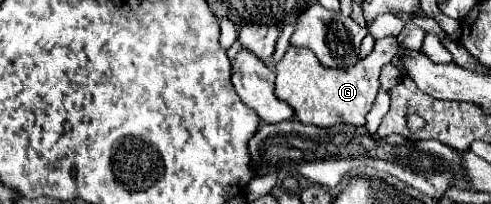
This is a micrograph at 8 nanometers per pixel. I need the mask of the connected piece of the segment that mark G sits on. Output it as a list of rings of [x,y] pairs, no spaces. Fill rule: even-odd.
[[[395,36],[383,38],[375,42],[375,48],[369,56],[361,58],[353,70],[325,70],[317,64],[317,58],[311,50],[291,46],[285,52],[285,58],[277,64],[277,78],[275,78],[275,96],[281,102],[287,102],[299,122],[313,124],[319,128],[329,128],[337,122],[363,126],[365,116],[371,110],[375,94],[379,90],[379,74],[381,68],[391,62],[393,54],[397,54],[399,46]]]

